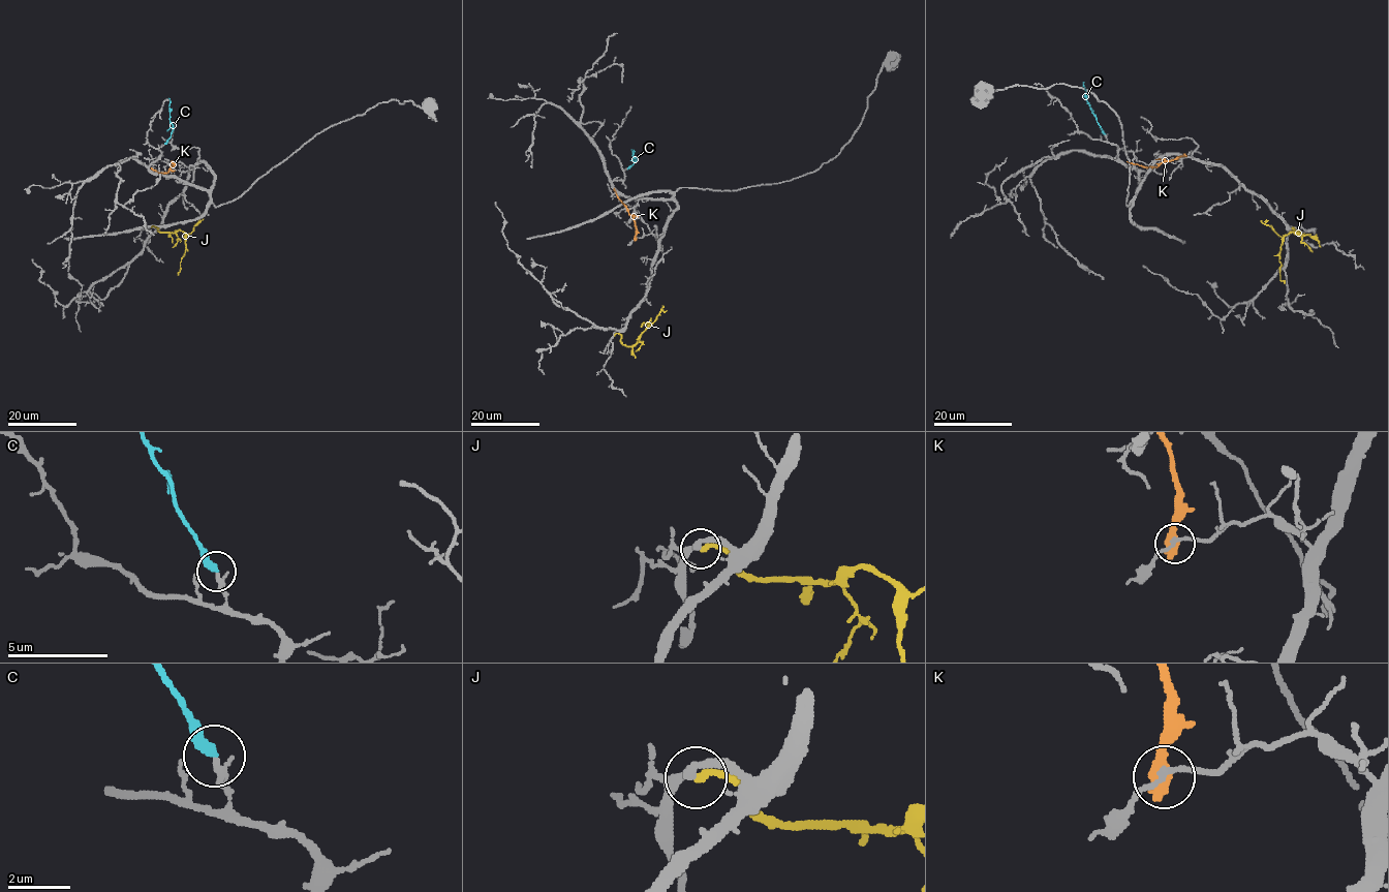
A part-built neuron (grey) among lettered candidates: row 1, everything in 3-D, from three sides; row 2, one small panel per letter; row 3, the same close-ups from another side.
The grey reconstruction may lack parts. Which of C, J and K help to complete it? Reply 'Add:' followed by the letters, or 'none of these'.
Add: C

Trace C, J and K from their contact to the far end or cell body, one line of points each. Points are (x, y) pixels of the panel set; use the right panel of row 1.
C: (1105, 134), (1086, 100), (1083, 82)
J: (1293, 228), (1306, 234), (1289, 232), (1285, 236), (1278, 260), (1279, 279), (1285, 283)
K: (1183, 155), (1164, 160), (1156, 167), (1143, 167), (1127, 161)

